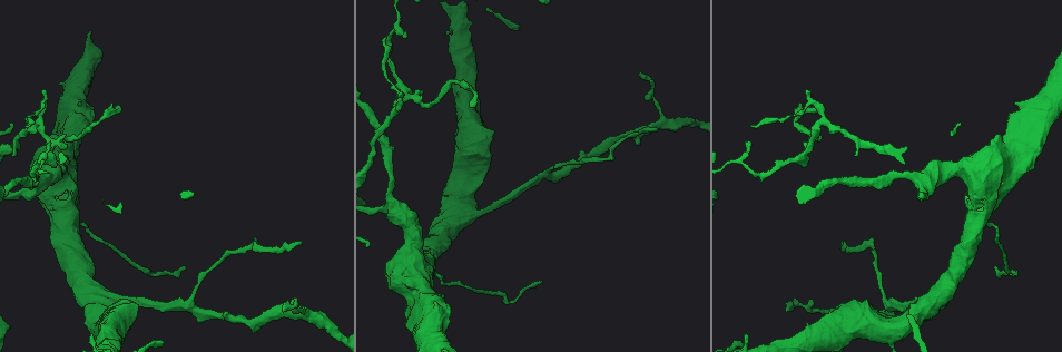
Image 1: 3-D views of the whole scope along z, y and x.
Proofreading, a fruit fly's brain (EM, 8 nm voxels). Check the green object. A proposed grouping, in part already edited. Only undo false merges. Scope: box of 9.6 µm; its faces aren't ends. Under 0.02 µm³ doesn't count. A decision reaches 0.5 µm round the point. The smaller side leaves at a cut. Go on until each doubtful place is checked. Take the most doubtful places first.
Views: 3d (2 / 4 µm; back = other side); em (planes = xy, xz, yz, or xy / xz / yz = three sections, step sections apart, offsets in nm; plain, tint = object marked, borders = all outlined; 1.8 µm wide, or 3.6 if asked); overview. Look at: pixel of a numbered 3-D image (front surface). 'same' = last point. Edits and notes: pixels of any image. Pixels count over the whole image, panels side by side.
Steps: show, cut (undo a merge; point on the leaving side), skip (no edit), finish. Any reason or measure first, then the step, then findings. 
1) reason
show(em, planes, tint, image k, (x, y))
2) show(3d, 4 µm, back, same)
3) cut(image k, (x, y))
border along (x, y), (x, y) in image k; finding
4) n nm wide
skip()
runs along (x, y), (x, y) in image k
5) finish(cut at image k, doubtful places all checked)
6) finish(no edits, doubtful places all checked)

abrupt turn
show(em, yz, step 8, tint, image 1, (409, 99))

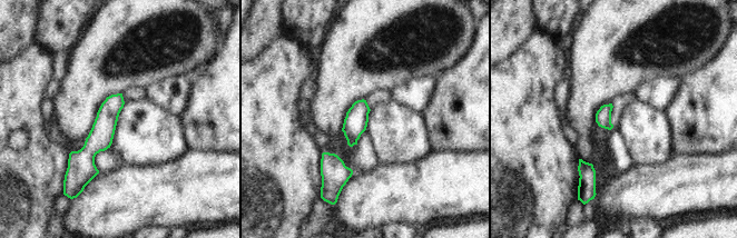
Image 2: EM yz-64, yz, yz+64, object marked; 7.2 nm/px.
show(em, planes, tint, same)

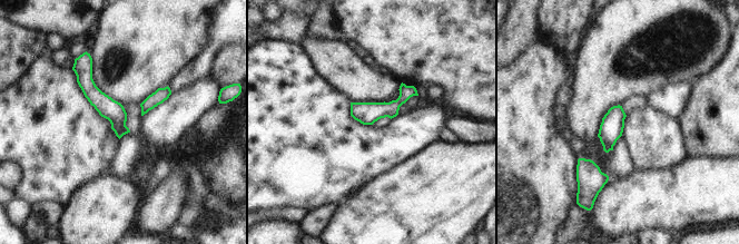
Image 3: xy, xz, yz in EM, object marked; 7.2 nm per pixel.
skip()
runs along (88, 65), (87, 85), (119, 134) in image 3; all the same neuron

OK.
abrupt turn
show(em, planes, tint, image 1, (742, 163))

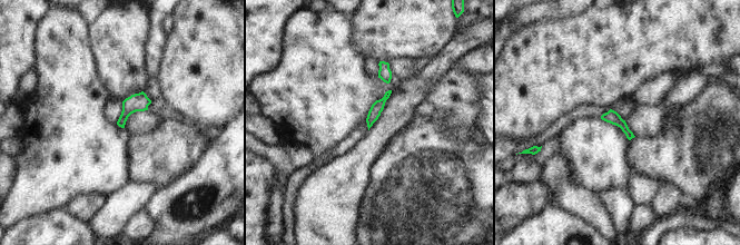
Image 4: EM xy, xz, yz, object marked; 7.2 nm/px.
skip()
all the same neuron

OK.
closes a loop
show(em, planes, tint, image 1, (76, 219))

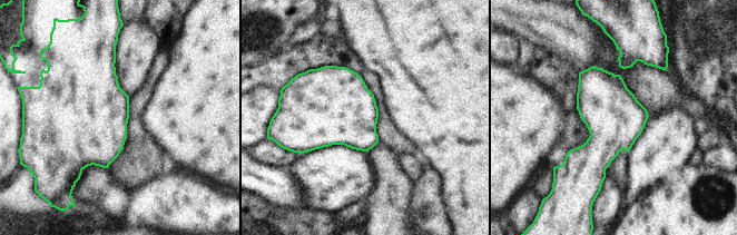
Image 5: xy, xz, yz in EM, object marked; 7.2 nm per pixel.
skip()
one neuron here

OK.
show(em, xy, step 8, tint, image 1, (100, 122))

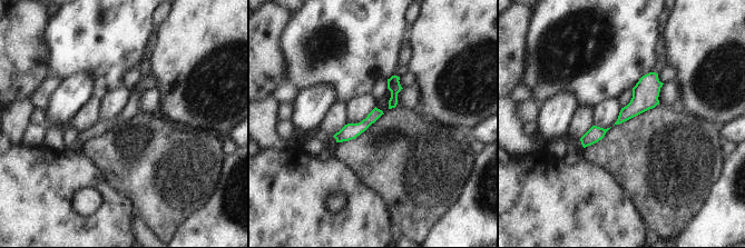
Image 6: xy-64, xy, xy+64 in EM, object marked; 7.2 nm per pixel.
show(em, planes, tint, same)

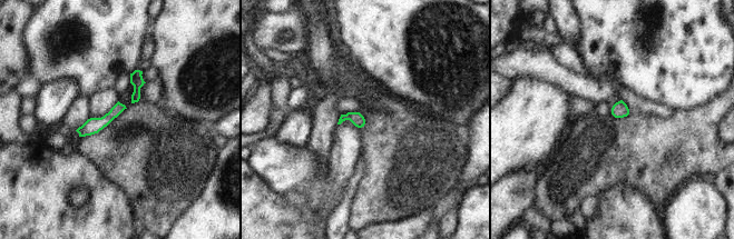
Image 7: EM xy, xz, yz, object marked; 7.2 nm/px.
skip()
runs along (121, 107), (81, 133) in image 7; one neuron here

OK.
three-way junction
show(em, xz, step 4, tint, image 1, (657, 124))

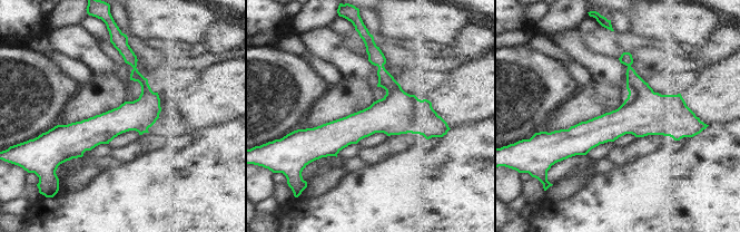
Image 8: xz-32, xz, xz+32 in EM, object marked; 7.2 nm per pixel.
cut it another way
show(em, planes, tint, same)

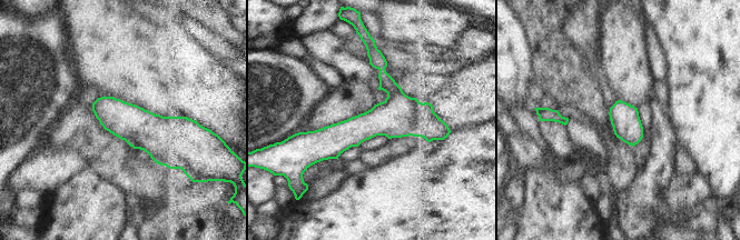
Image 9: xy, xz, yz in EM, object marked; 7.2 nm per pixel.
skip()
one neuron here

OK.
three-way junction
show(em, 3.6 µm, planes, tint, image 1, (545, 176))

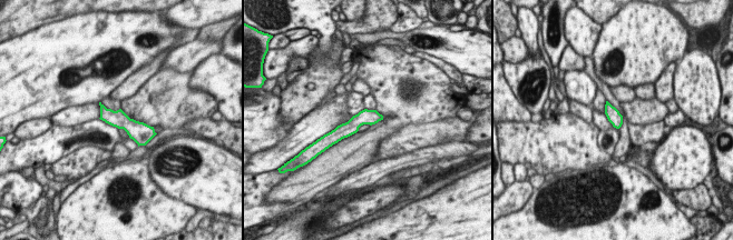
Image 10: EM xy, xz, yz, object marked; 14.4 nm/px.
200 nm wide
skip()
one neuron here

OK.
finish(no edits, doubtful places all checked)

